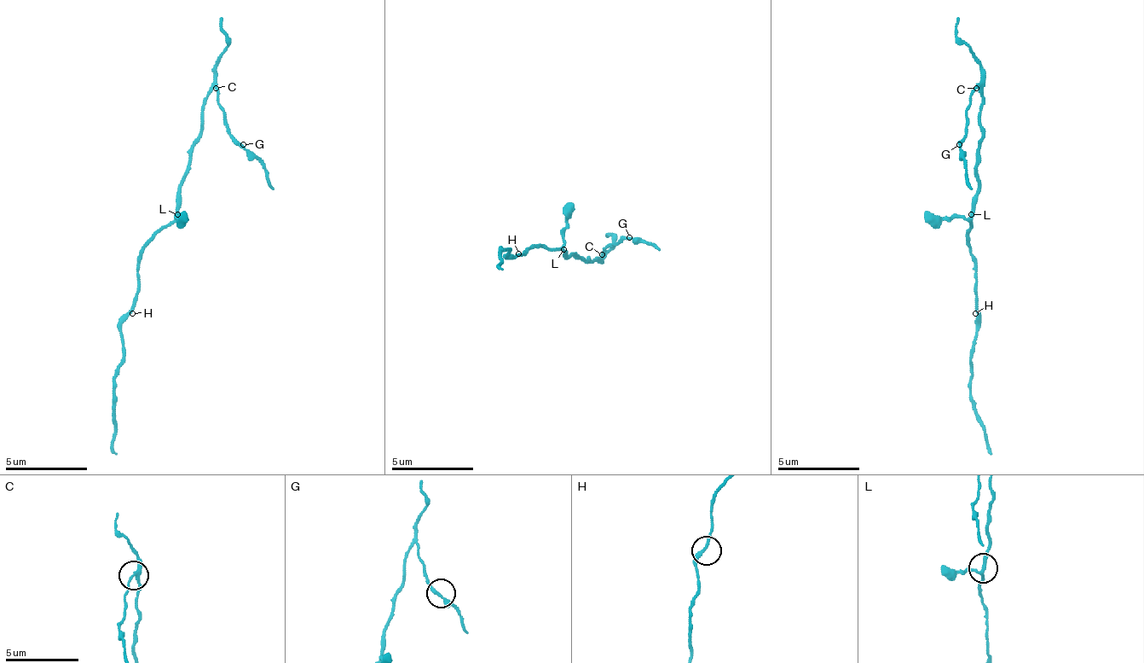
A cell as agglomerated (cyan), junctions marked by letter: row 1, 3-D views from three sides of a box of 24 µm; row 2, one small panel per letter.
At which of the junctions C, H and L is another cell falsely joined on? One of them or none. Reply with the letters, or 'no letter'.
C

